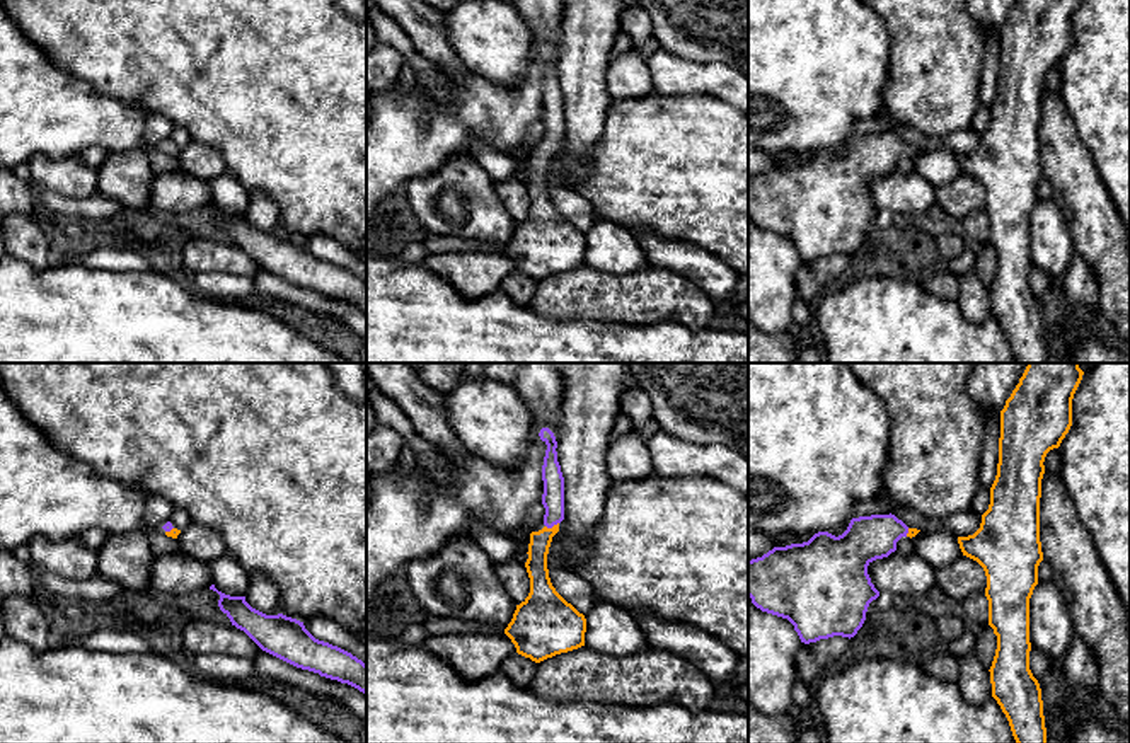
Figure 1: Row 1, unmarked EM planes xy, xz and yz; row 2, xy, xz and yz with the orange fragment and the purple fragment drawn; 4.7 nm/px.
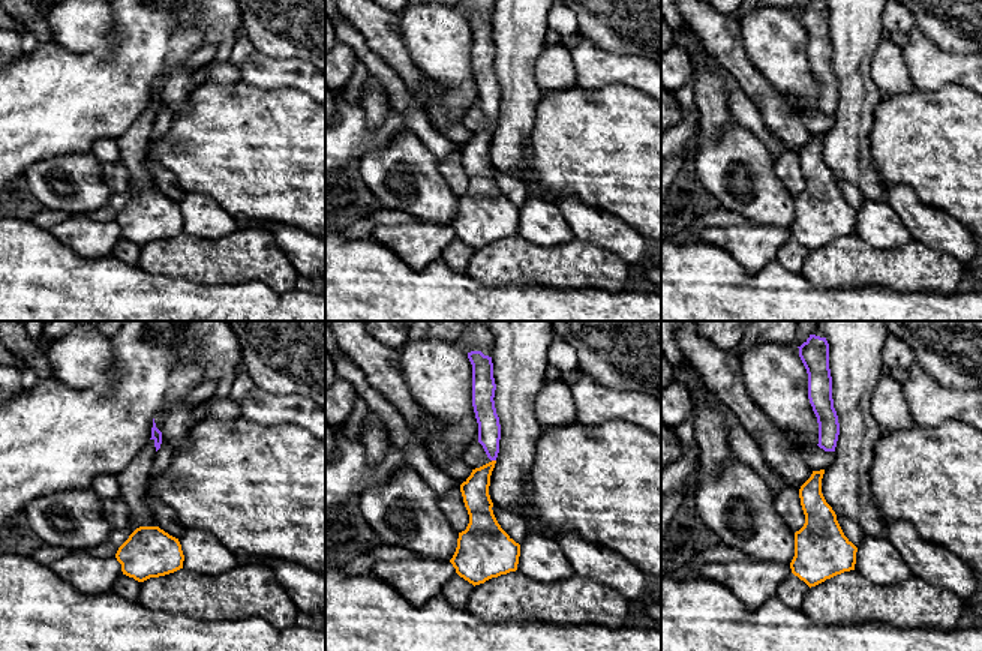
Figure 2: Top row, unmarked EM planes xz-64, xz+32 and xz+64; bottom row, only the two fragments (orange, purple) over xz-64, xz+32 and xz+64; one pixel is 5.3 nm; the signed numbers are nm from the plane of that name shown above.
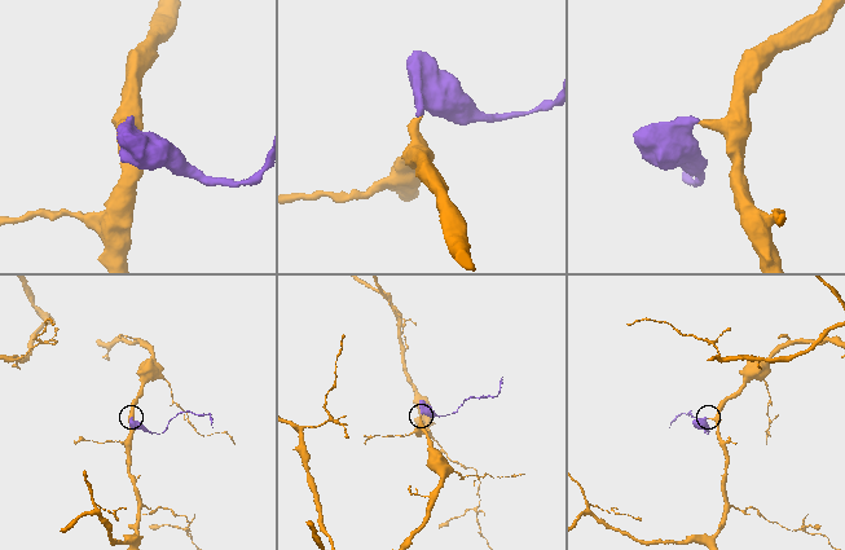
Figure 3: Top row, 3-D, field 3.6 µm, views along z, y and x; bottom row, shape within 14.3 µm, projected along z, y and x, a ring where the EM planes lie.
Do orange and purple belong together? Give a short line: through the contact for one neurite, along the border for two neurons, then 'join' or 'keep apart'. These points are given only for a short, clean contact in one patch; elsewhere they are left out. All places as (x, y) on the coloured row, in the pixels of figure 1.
xz (536, 564), (539, 542), (553, 527), (553, 498) | join

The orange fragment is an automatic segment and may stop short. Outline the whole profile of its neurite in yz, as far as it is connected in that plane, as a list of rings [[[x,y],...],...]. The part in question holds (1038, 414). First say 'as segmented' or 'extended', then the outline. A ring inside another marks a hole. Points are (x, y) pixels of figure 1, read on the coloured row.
as segmented; [[[1028,363],[1019,383],[1000,411],[997,475],[980,528],[958,537],[963,556],[977,561],[987,576],[989,625],[997,636],[990,666],[992,697],[1006,714],[1016,743],[1046,743],[1041,688],[1029,670],[1029,598],[1043,561],[1040,542],[1040,498],[1045,457],[1058,448],[1072,426],[1072,399],[1084,372],[1079,363]]]

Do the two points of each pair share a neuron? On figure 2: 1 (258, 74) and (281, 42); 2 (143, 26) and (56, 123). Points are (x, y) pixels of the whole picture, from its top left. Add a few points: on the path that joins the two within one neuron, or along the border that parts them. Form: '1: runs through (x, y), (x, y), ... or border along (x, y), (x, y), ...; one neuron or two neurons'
1: border along (255, 50), (270, 57), (299, 57), (305, 62); two neurons
2: runs through (132, 51), (87, 96), (81, 98); one neuron

